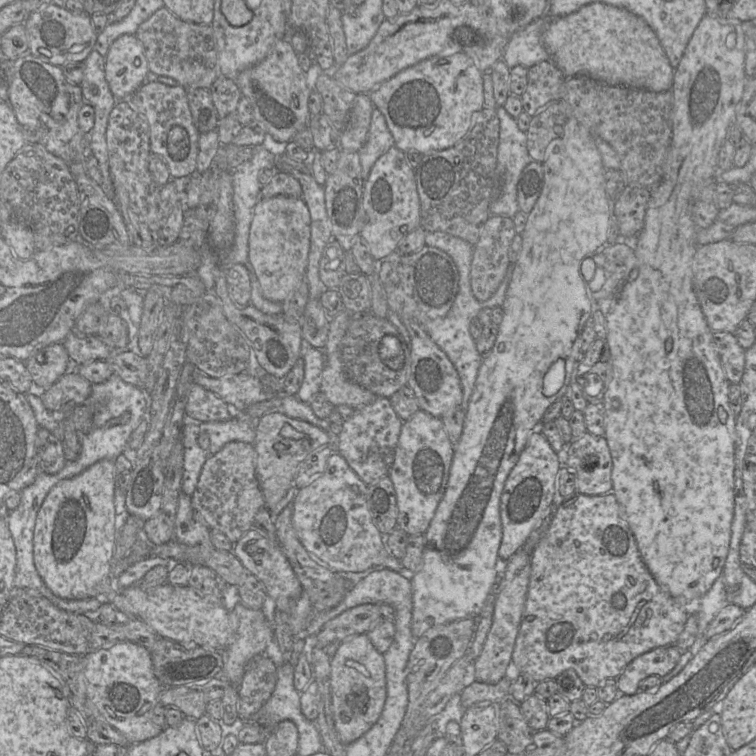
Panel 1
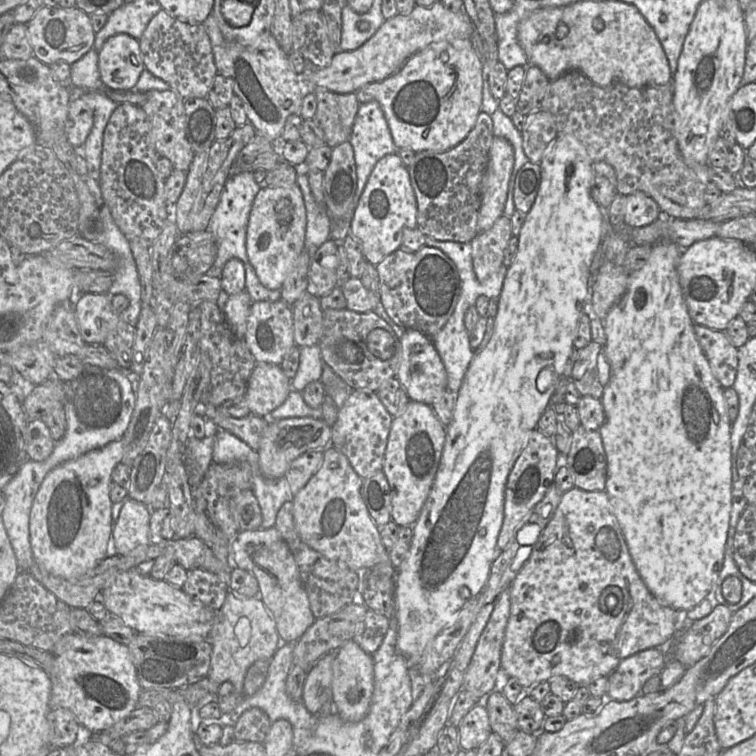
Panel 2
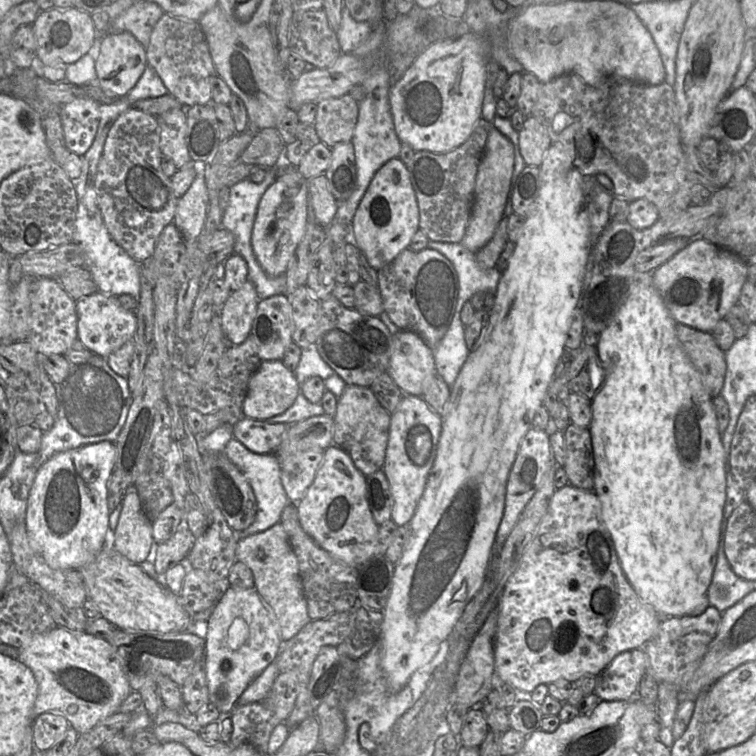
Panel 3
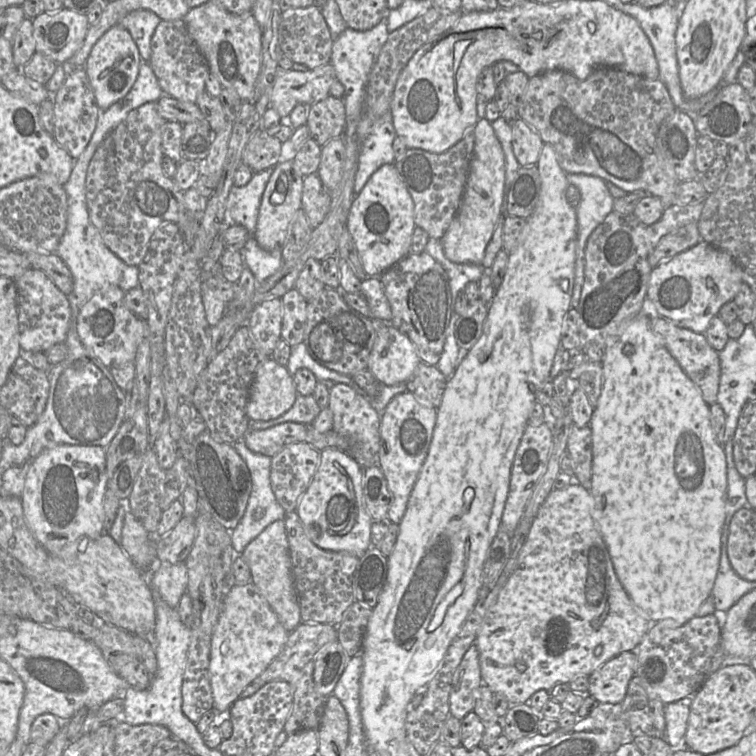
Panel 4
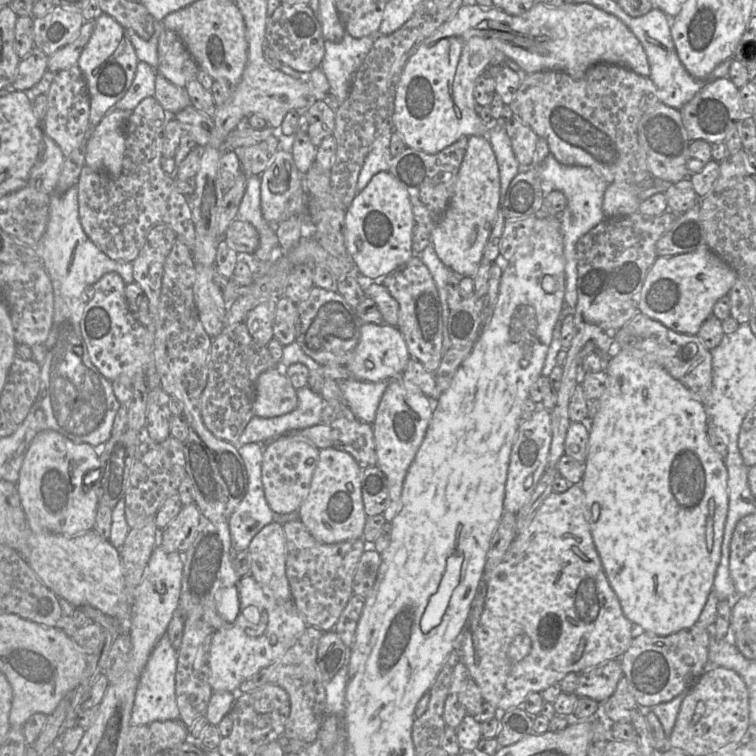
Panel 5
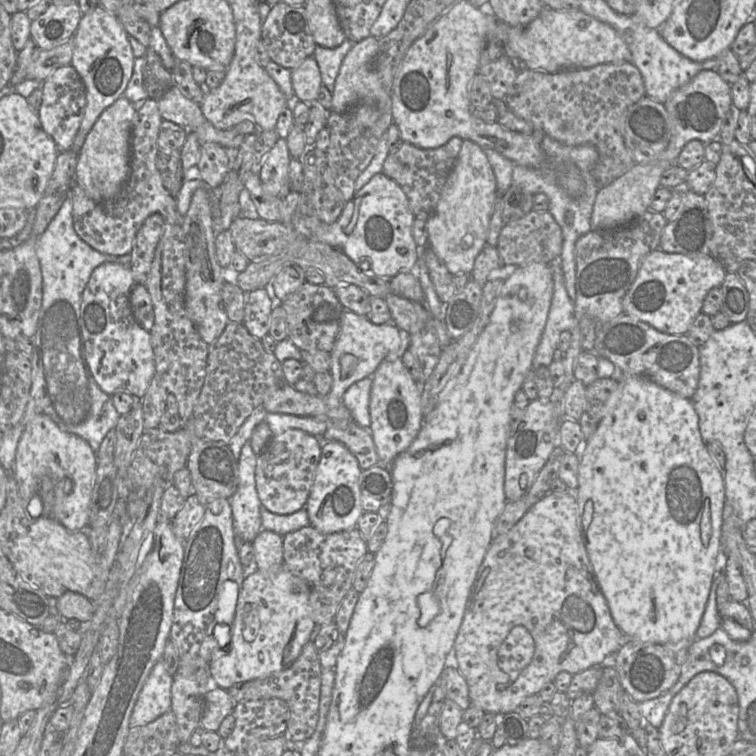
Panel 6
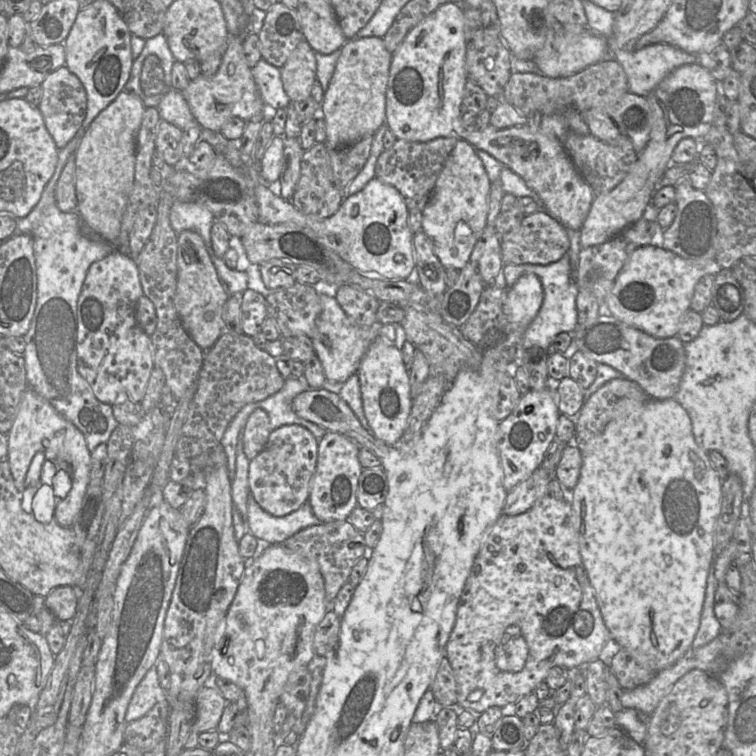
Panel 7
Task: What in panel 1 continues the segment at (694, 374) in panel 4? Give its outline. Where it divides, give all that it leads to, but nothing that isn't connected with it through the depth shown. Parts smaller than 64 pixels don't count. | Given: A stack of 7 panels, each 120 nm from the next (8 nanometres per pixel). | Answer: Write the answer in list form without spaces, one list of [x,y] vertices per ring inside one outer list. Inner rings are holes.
[[[712,331],[712,341],[730,384],[741,381],[745,368],[745,349],[734,334]]]

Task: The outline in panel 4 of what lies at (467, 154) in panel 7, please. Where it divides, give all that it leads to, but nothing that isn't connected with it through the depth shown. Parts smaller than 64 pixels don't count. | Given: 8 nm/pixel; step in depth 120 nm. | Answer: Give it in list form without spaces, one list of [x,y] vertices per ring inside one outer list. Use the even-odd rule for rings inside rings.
[[[485,118],[478,119],[473,132],[474,150],[464,194],[454,219],[439,240],[446,258],[450,261],[459,264],[482,265],[486,247],[501,214],[505,184],[505,156],[491,122]]]

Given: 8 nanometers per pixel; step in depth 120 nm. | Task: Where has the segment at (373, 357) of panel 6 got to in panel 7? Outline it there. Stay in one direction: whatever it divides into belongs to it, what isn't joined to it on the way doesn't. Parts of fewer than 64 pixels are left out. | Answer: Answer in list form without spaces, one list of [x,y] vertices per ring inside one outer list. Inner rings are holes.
[[[321,292],[320,301],[322,310],[316,321],[314,336],[311,338],[312,345],[323,366],[326,380],[343,384],[351,375],[357,373],[365,353],[378,336],[395,341],[395,327],[393,324],[380,324],[377,321],[371,326],[356,324],[347,316],[333,294]]]

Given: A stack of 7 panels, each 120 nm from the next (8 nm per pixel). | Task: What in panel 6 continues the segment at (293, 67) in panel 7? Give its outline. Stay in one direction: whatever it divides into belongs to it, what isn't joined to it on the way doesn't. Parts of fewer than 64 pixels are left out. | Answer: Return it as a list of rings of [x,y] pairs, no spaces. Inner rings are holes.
[[[313,56],[306,58],[299,67],[291,71],[291,82],[295,100],[309,104],[316,101],[322,80]]]

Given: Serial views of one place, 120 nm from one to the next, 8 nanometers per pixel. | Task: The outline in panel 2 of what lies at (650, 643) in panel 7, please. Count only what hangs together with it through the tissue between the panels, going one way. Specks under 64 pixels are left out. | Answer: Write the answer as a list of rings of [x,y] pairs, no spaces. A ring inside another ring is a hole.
[[[657,242],[646,264],[629,273],[628,289],[620,301],[609,311],[604,321],[606,335],[605,361],[610,366],[610,380],[600,398],[605,412],[605,421],[600,428],[606,455],[606,493],[625,537],[634,565],[649,591],[662,603],[678,612],[687,612],[715,591],[722,569],[725,544],[728,538],[732,509],[731,471],[731,421],[727,414],[724,389],[712,374],[694,332],[692,321],[683,297],[677,273],[677,264],[682,249],[672,242]]]

